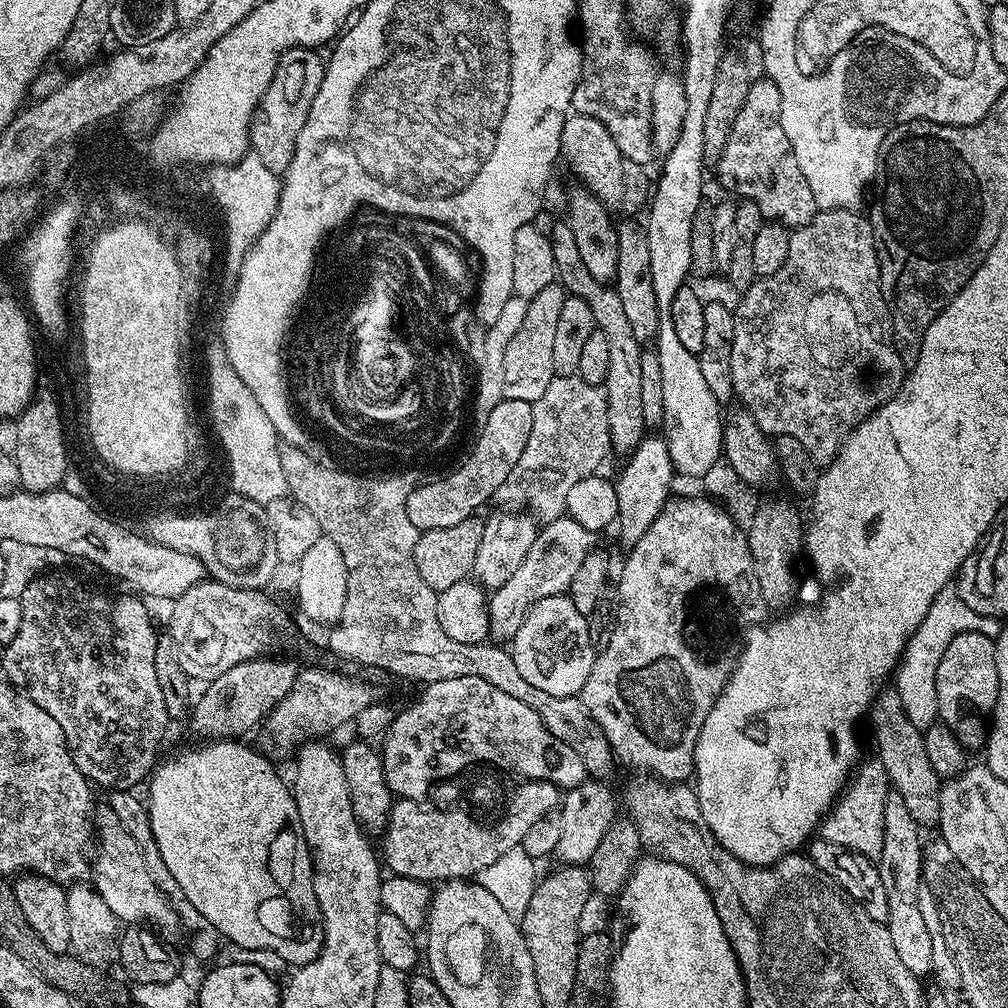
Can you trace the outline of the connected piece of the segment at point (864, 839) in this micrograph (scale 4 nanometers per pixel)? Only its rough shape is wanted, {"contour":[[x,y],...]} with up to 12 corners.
{"contour":[[878,758],[853,771],[819,839],[879,861],[888,775]]}

